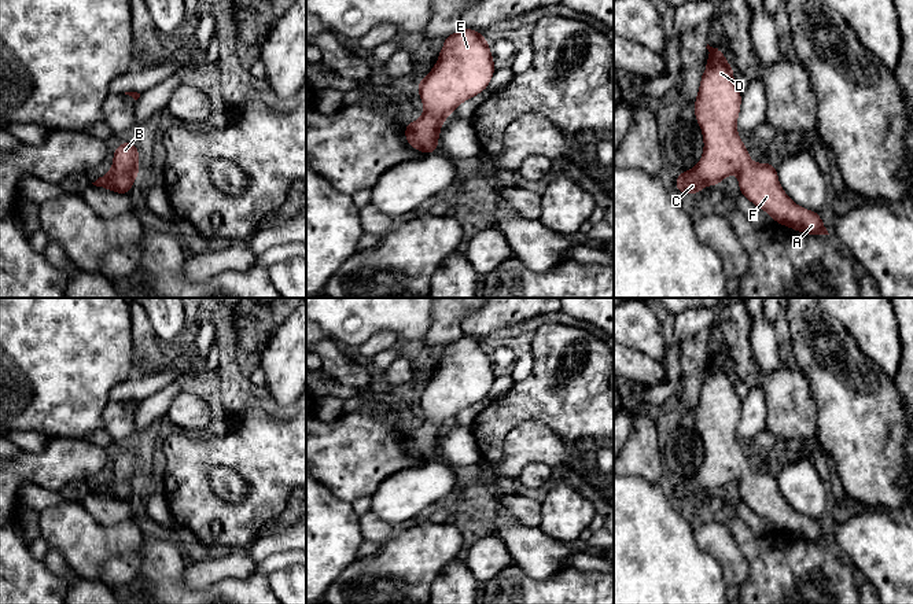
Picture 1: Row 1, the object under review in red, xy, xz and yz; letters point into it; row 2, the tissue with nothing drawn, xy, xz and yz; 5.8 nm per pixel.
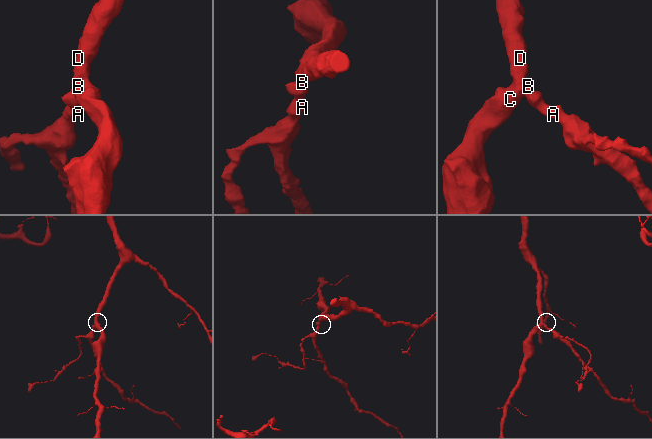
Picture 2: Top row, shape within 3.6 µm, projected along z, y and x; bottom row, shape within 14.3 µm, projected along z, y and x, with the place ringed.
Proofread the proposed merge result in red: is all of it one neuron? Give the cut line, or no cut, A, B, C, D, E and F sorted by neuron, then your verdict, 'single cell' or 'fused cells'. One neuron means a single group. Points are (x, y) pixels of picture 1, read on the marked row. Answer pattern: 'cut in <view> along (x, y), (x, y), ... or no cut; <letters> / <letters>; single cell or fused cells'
no cut; A B C D E F; single cell

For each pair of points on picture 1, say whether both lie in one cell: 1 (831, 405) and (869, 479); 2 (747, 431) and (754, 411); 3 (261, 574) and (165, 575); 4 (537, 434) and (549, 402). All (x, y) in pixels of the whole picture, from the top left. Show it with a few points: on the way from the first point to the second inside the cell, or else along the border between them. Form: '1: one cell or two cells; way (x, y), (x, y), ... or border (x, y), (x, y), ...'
1: one cell; way (849, 423), (867, 441), (869, 461)
2: one cell; way (748, 426), (754, 416)
3: one cell; way (238, 589), (188, 589)
4: two cells; border (511, 428), (541, 420), (570, 439)

